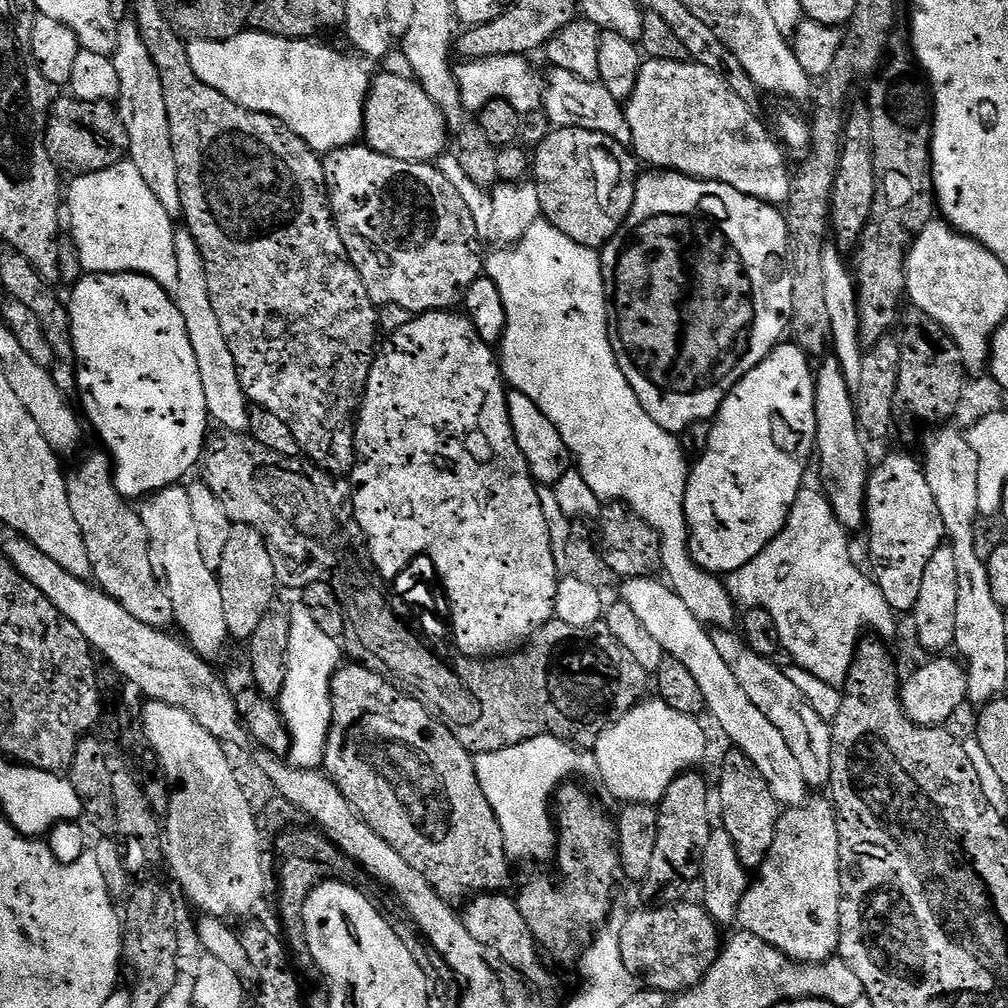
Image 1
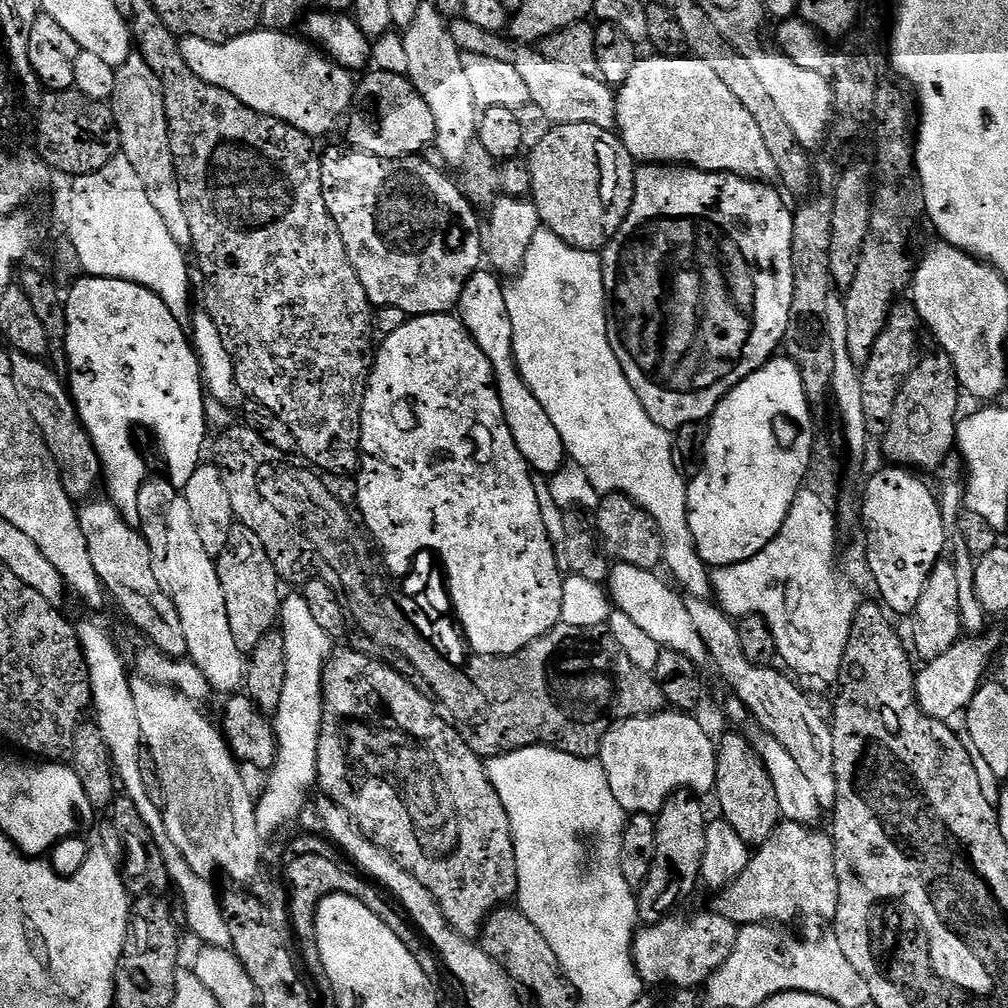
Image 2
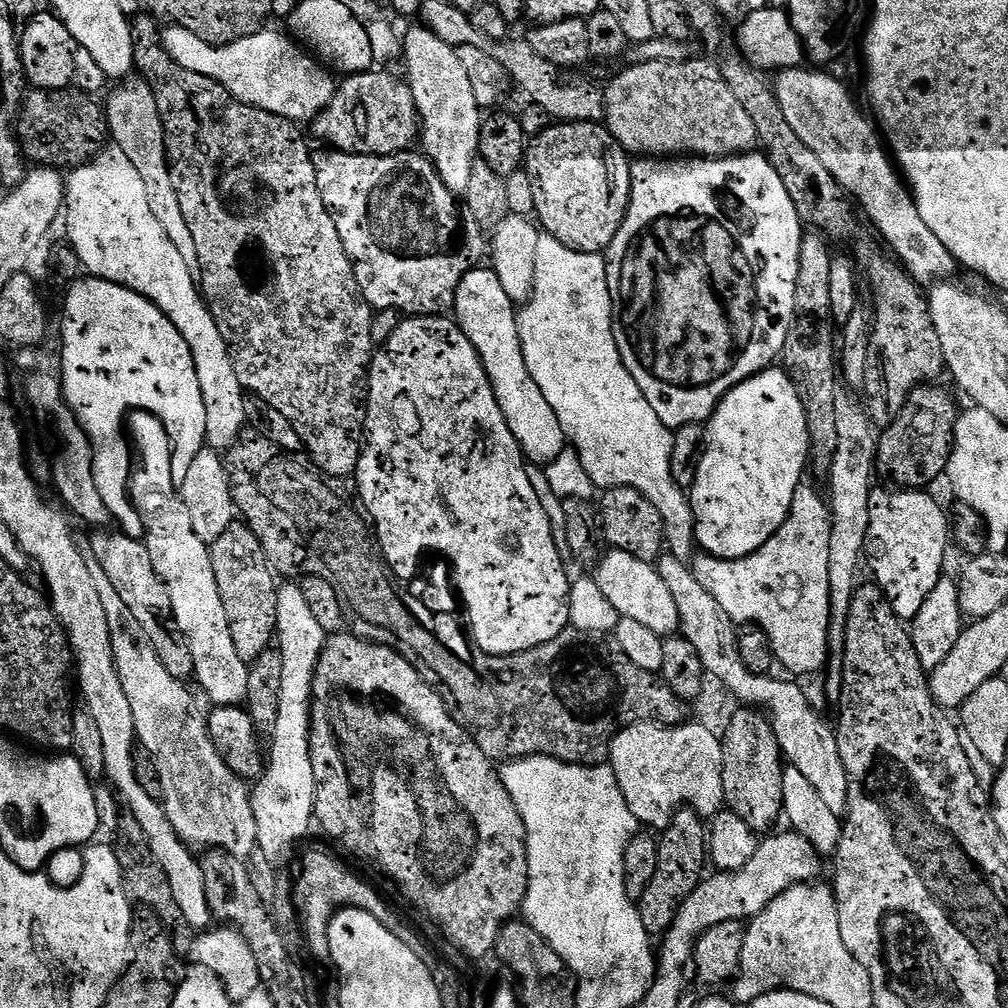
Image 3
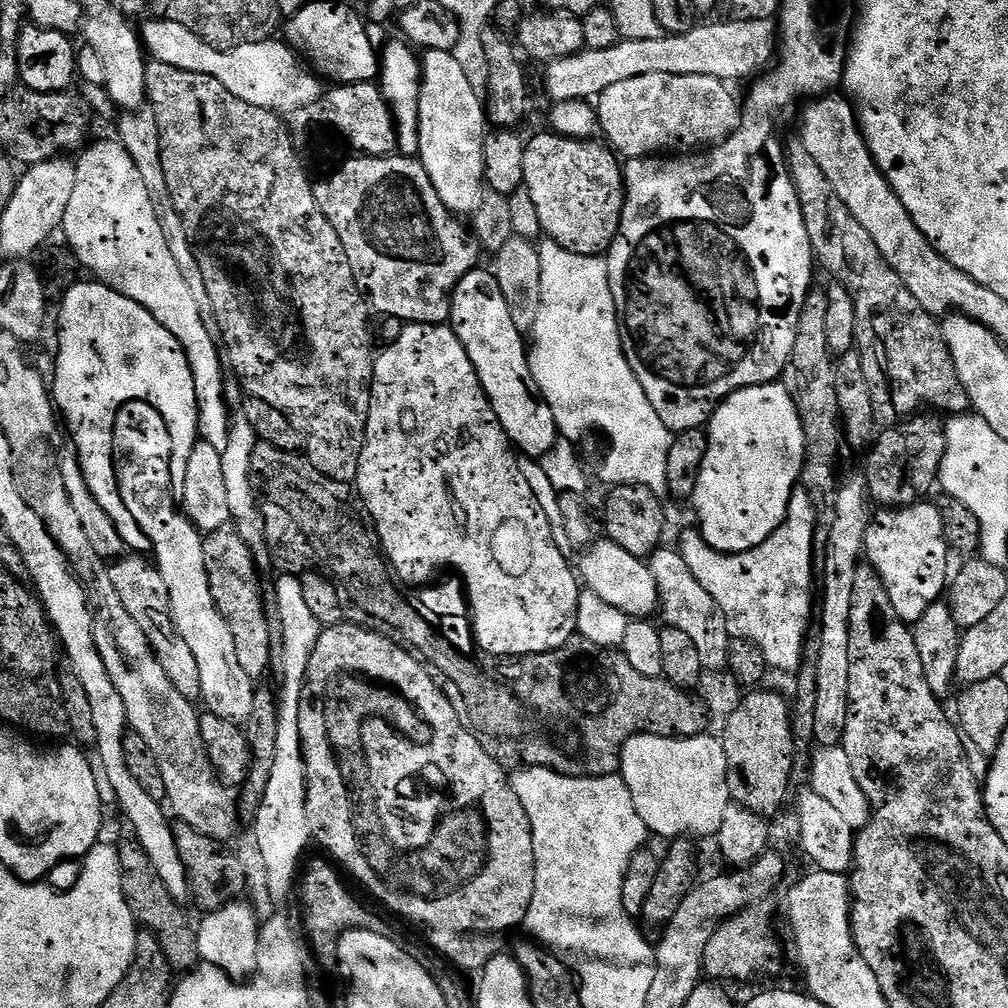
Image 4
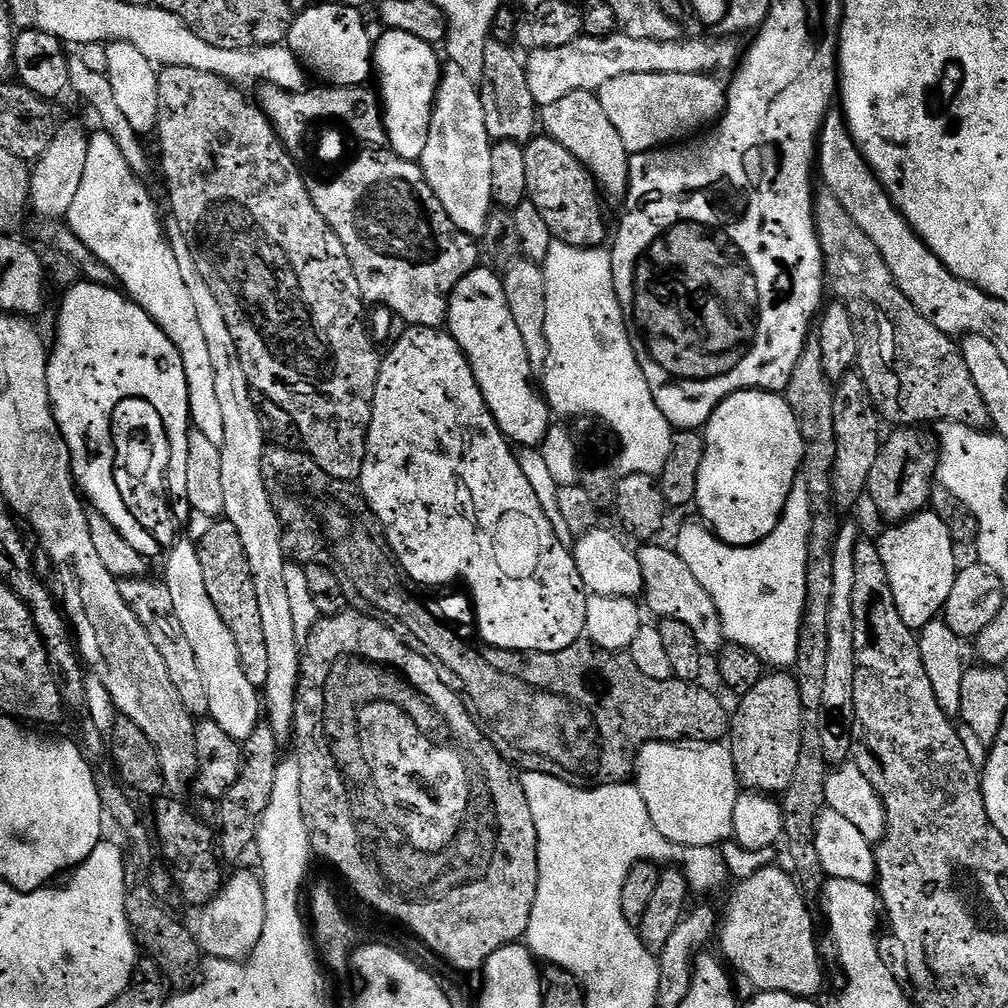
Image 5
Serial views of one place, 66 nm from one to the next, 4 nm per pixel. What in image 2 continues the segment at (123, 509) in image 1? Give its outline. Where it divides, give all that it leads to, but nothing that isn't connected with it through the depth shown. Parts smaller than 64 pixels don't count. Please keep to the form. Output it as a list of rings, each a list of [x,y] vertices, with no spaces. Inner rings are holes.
[[[92,498],[79,509],[82,534],[86,534],[86,547],[90,550],[90,562],[94,562],[94,571],[104,584],[105,593],[116,599],[116,604],[128,615],[128,620],[145,636],[147,643],[162,654],[175,660],[187,657],[186,633],[182,631],[182,618],[174,606],[171,595],[158,586],[158,578],[154,578],[154,566],[150,546],[146,542],[143,531],[137,525],[128,524],[124,515],[117,510],[115,504],[107,498]]]

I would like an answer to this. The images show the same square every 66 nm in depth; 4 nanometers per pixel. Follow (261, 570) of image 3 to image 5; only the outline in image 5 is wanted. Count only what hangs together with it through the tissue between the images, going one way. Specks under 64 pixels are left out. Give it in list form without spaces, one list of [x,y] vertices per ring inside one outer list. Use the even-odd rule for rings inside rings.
[[[220,518],[212,523],[206,536],[198,541],[196,553],[202,562],[202,578],[206,578],[206,594],[210,594],[210,602],[214,602],[214,610],[222,614],[222,622],[226,622],[226,630],[234,634],[234,643],[238,646],[238,654],[242,658],[242,670],[246,670],[246,679],[250,681],[250,686],[263,690],[270,671],[270,661],[266,655],[266,637],[262,635],[262,617],[258,611],[258,597],[254,595],[250,562],[246,562],[246,550],[242,550],[242,538],[238,538],[238,530],[234,530],[231,522],[226,518]]]

